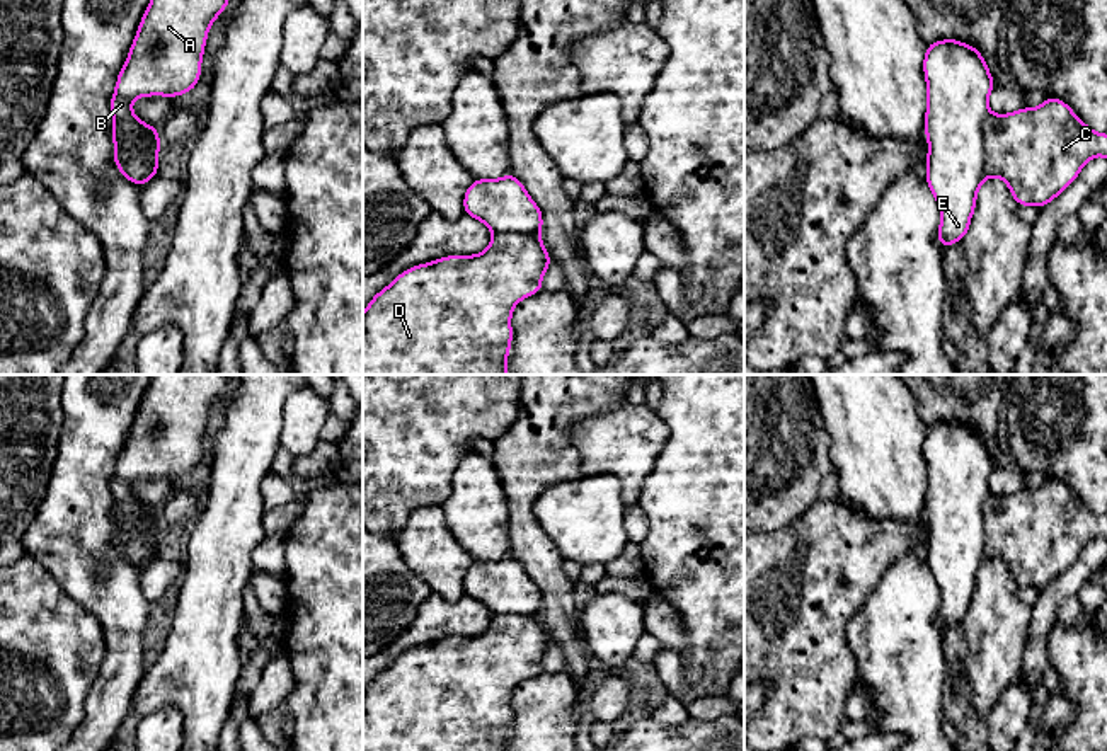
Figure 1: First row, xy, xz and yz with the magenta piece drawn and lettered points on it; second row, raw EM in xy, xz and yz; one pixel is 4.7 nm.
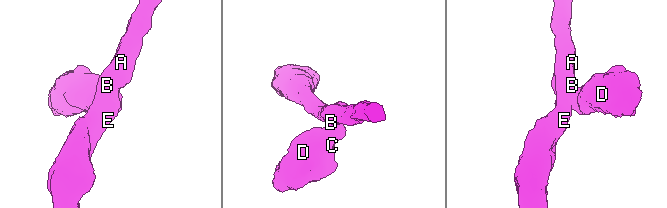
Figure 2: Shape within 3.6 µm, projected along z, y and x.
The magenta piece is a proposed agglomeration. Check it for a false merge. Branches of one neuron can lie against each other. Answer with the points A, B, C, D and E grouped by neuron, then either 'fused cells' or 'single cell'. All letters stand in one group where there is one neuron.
A B E / C D | fused cells

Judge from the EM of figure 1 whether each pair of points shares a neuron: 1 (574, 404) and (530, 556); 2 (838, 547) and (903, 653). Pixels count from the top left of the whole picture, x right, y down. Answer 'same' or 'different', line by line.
1: same
2: different

